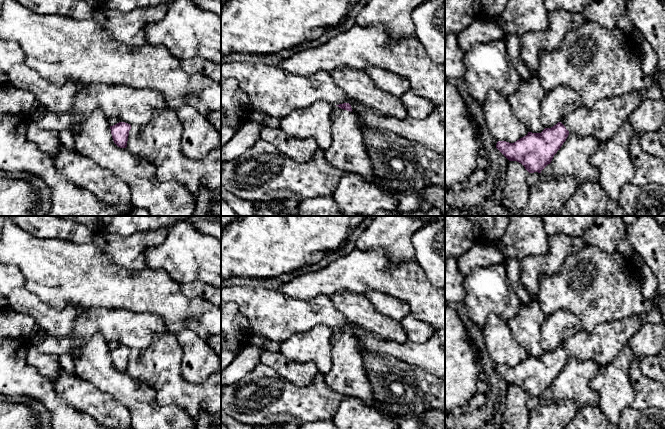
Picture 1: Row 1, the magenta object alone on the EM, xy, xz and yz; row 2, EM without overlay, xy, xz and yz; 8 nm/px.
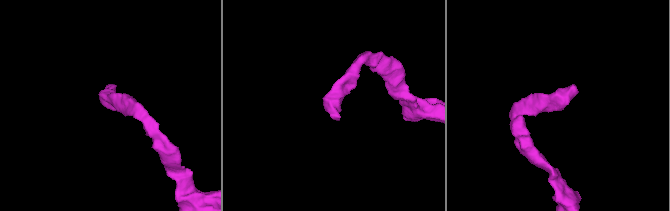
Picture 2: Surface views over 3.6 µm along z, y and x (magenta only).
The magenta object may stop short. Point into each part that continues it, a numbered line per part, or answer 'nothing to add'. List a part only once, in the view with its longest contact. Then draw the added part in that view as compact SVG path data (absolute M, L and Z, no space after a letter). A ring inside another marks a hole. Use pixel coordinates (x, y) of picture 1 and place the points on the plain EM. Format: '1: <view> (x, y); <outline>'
1: xz (347, 376); M334 330L331 342L333 366L324 374L325 383L335 392L356 398L367 405L376 405L371 384L363 369L363 358L357 340Z

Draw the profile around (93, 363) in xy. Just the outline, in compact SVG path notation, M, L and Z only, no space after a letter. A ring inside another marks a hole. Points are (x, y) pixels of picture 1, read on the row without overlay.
M102 334L91 337L74 351L72 358L78 378L110 394L129 410L132 429L196 429L185 410L176 405L159 405L150 385L114 367Z

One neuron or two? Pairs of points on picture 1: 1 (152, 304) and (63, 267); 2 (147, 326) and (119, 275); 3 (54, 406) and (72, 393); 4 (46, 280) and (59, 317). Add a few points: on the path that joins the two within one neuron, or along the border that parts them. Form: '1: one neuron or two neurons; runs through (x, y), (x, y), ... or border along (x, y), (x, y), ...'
1: one neuron; runs through (130, 290), (108, 286), (85, 277)
2: two neurons; border along (116, 308), (153, 313), (162, 318)
3: two neurons; border along (54, 382), (55, 392), (68, 404), (83, 413)
4: two neurons; border along (36, 295), (53, 307), (70, 304), (80, 307)

